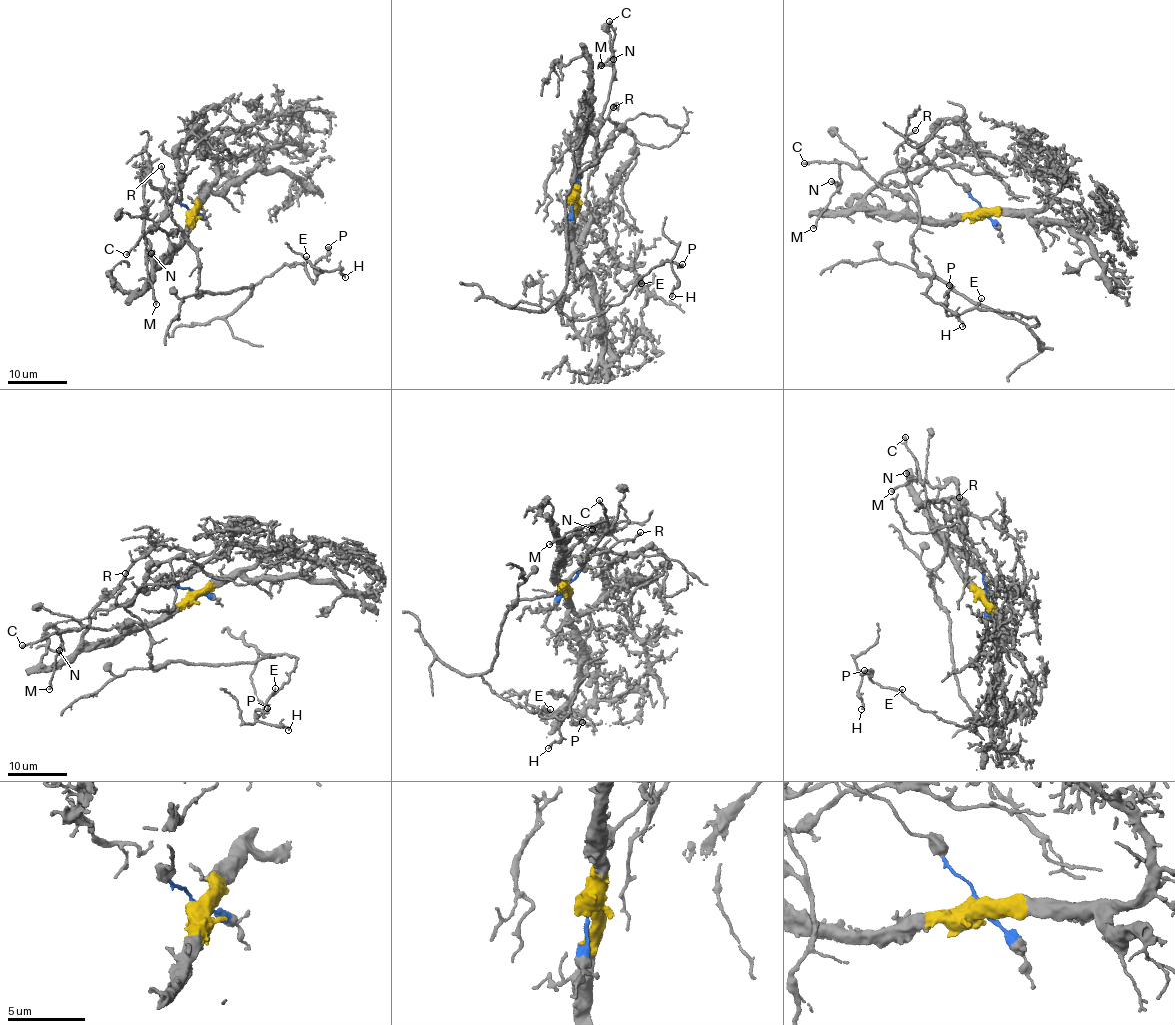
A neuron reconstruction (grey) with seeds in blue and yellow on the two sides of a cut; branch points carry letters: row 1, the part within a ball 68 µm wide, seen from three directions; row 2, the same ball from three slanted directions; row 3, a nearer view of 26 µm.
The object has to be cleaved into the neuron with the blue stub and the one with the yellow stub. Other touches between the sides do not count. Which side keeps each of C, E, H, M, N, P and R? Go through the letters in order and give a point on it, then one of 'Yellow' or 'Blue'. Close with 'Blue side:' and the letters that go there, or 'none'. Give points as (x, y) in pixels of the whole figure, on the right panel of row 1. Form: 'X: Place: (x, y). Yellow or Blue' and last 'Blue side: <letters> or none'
C: Place: (804, 163). Blue
E: Place: (981, 298). Blue
H: Place: (962, 326). Blue
M: Place: (813, 228). Blue
N: Place: (831, 181). Blue
P: Place: (949, 285). Blue
R: Place: (915, 130). Blue
Blue side: C, E, H, M, N, P, R

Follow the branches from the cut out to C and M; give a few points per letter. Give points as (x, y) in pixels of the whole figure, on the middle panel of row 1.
C: (572, 198), (580, 171), (617, 123), (600, 124), (596, 140), (613, 80), (609, 21)
M: (572, 198), (580, 171), (594, 160), (617, 123), (608, 119), (600, 124), (596, 140), (613, 58), (601, 64)

